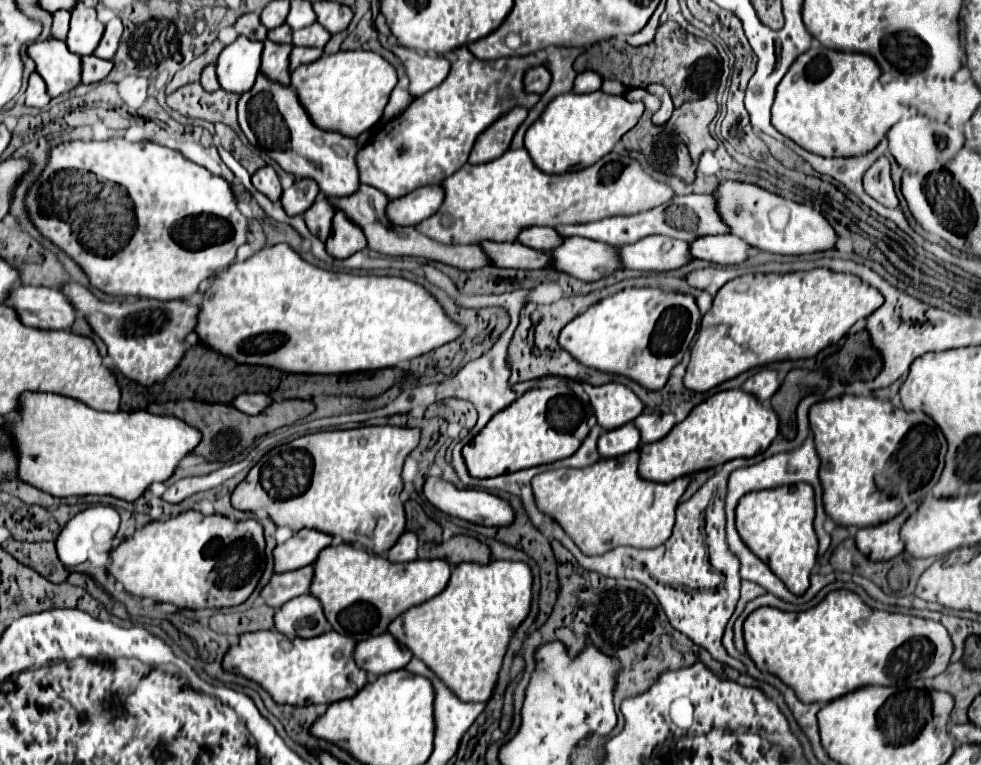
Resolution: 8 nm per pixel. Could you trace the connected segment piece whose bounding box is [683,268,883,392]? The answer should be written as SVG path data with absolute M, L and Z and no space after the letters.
M815 268L809 272L791 274L745 274L727 282L717 296L713 306L701 318L699 336L691 348L691 358L687 364L687 374L683 384L695 392L707 392L725 380L739 376L751 368L759 368L783 360L813 358L823 348L837 344L847 330L861 318L867 318L883 304L879 290L863 284L853 274L837 274L825 268Z

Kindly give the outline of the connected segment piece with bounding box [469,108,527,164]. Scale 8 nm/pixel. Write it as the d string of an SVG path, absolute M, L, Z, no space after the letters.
M513 108L511 112L503 114L491 128L487 128L477 140L471 150L469 162L471 164L481 164L481 162L491 162L505 154L509 150L511 138L515 130L521 126L521 122L527 118L525 108Z

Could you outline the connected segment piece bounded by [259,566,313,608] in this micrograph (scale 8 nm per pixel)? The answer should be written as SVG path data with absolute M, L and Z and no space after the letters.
M305 566L305 568L283 572L283 574L273 574L267 586L263 586L263 590L259 592L259 596L265 600L267 606L279 608L287 600L307 594L311 576L313 576L313 566Z

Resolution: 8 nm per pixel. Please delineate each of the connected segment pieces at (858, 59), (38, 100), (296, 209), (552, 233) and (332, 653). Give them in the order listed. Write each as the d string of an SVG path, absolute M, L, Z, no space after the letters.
M825 46L809 48L779 82L771 108L773 126L819 156L849 158L871 152L901 118L901 110L887 108L879 76L879 66L867 54L839 52Z
M33 72L29 76L29 86L25 92L25 104L35 106L35 108L45 108L49 104L49 100L51 100L51 96L47 94L43 78L37 72Z
M295 180L295 184L283 192L281 204L289 216L299 216L311 208L319 194L319 186L313 180Z
M531 226L527 230L523 230L517 238L517 242L535 248L535 250L547 250L551 252L555 246L559 246L563 242L563 236L555 230L555 228L539 228L539 226Z
M277 630L245 632L239 642L229 646L221 666L227 672L245 676L265 688L277 704L309 706L309 704L333 704L343 698L351 698L363 688L365 672L353 662L355 642L337 632L325 632L315 638L287 638Z

